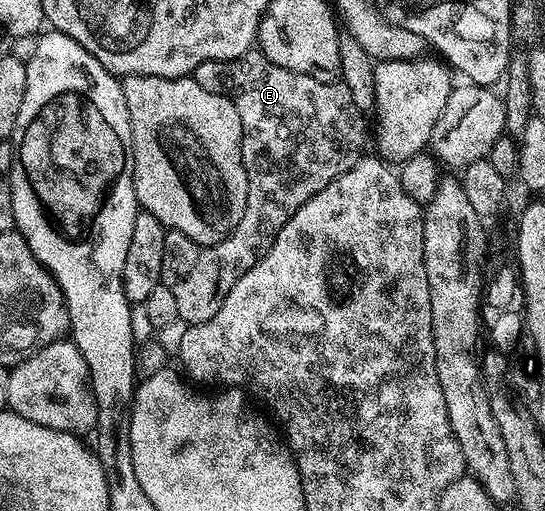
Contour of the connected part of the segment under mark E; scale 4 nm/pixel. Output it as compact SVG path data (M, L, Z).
M261 49L248 50L235 59L204 61L204 65L196 65L192 78L200 89L234 100L240 113L248 201L240 225L219 243L200 245L184 233L167 230L162 284L172 293L178 318L186 325L208 321L232 285L268 253L296 209L316 197L324 185L336 181L340 173L348 173L367 150L367 116L356 109L352 93L341 81L325 83L292 73L292 69L268 61Z

